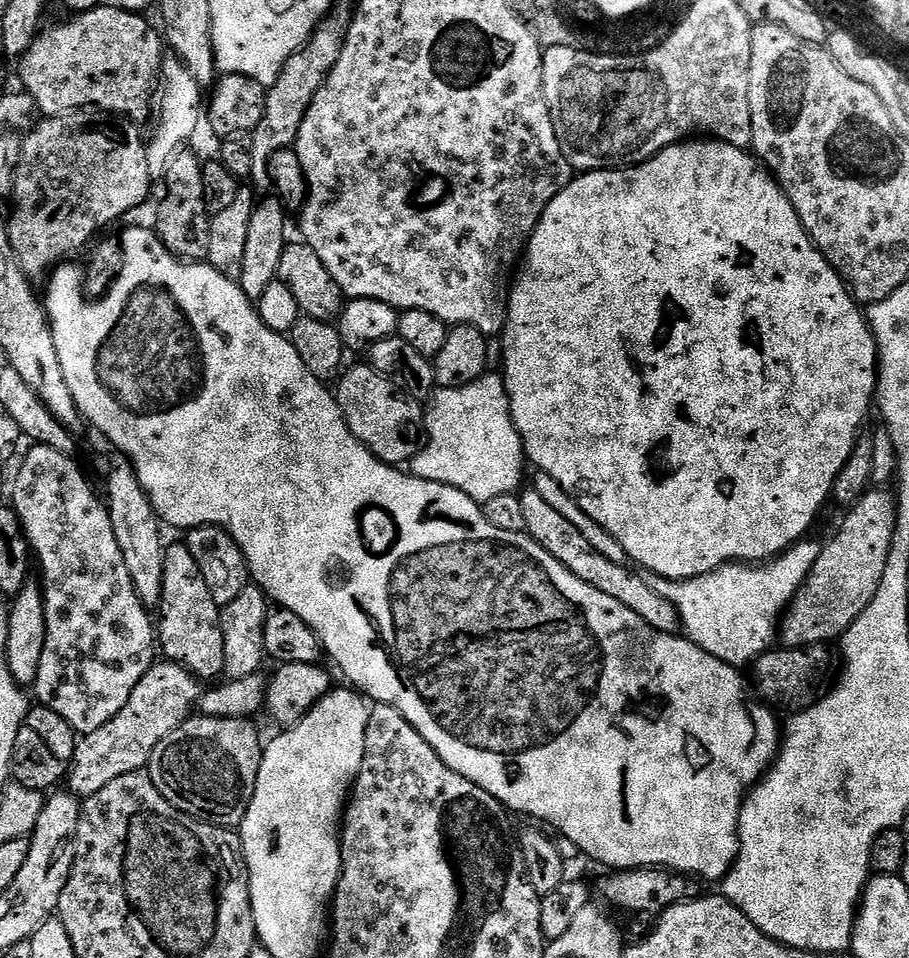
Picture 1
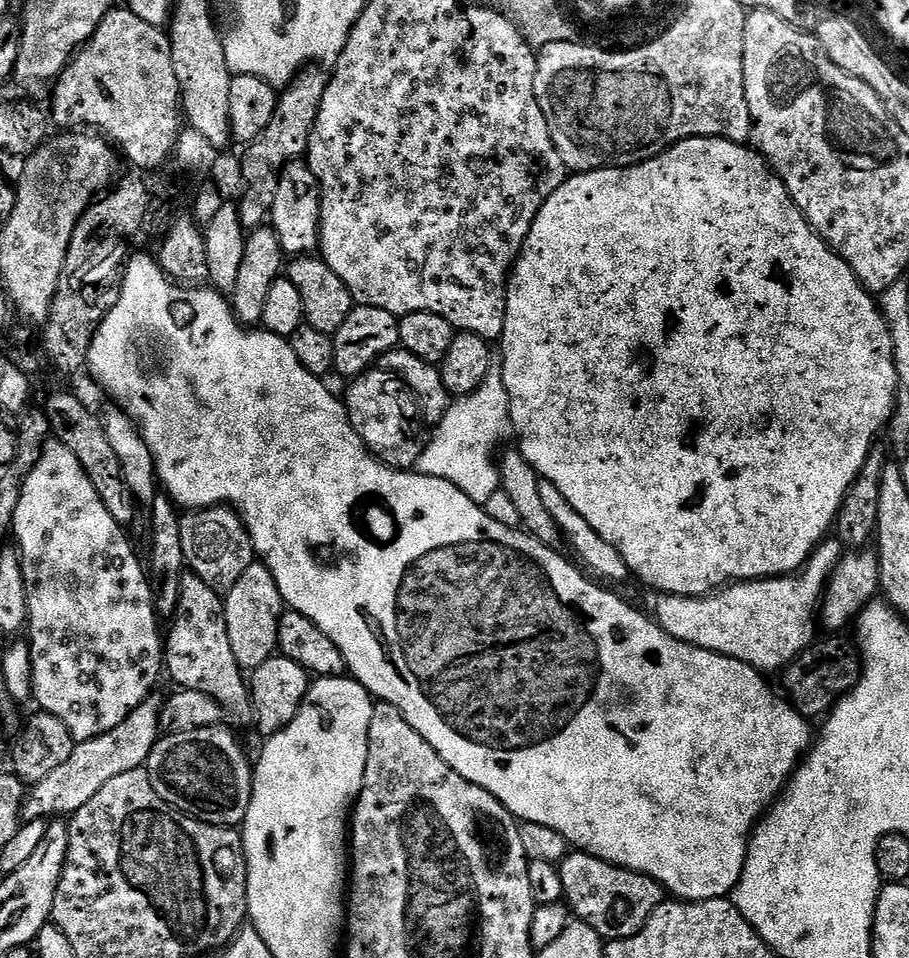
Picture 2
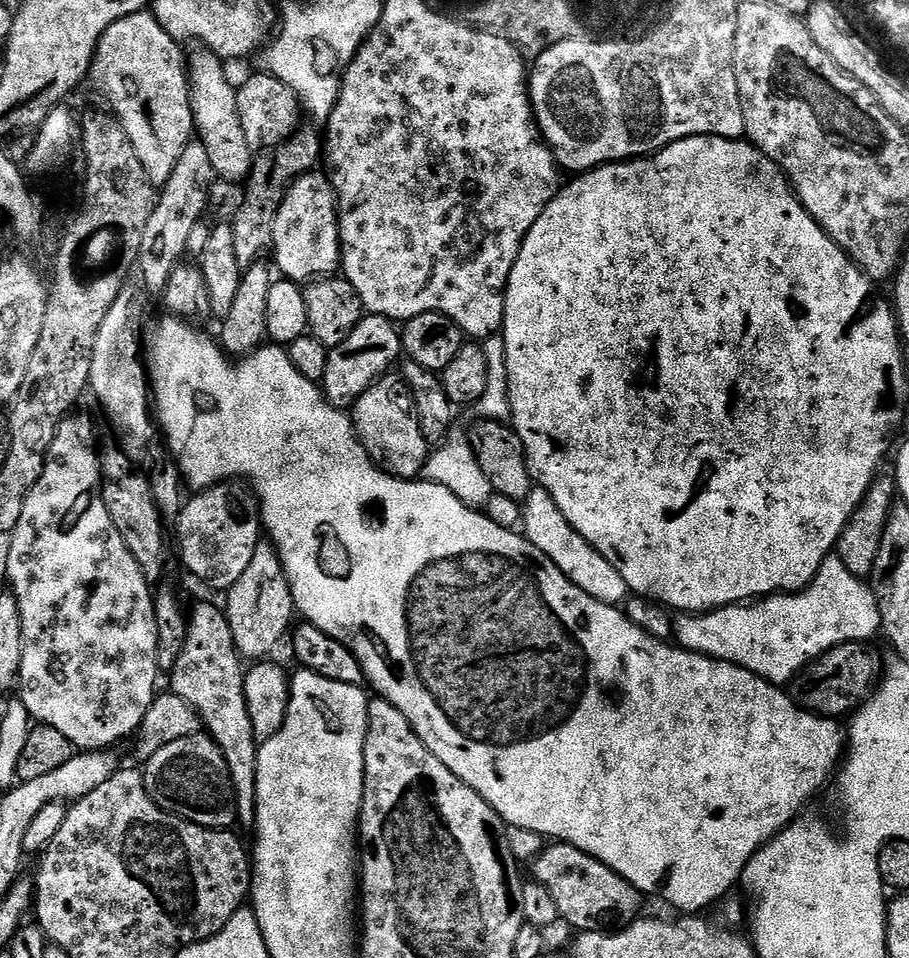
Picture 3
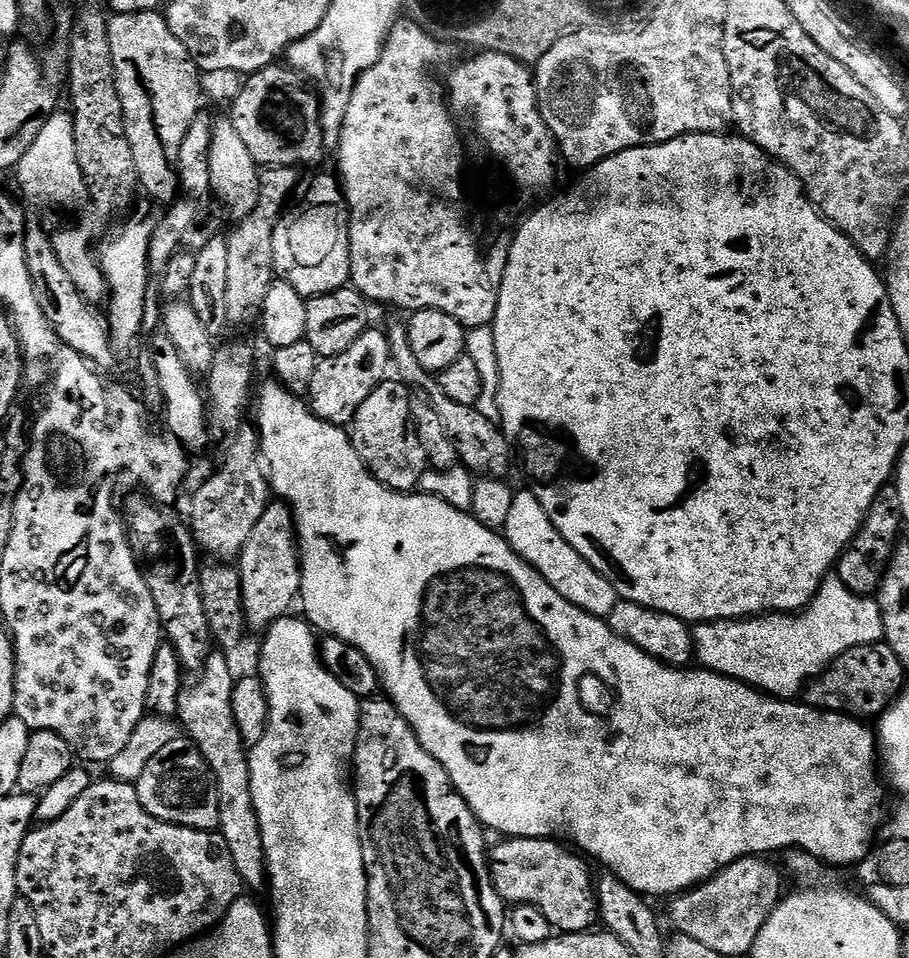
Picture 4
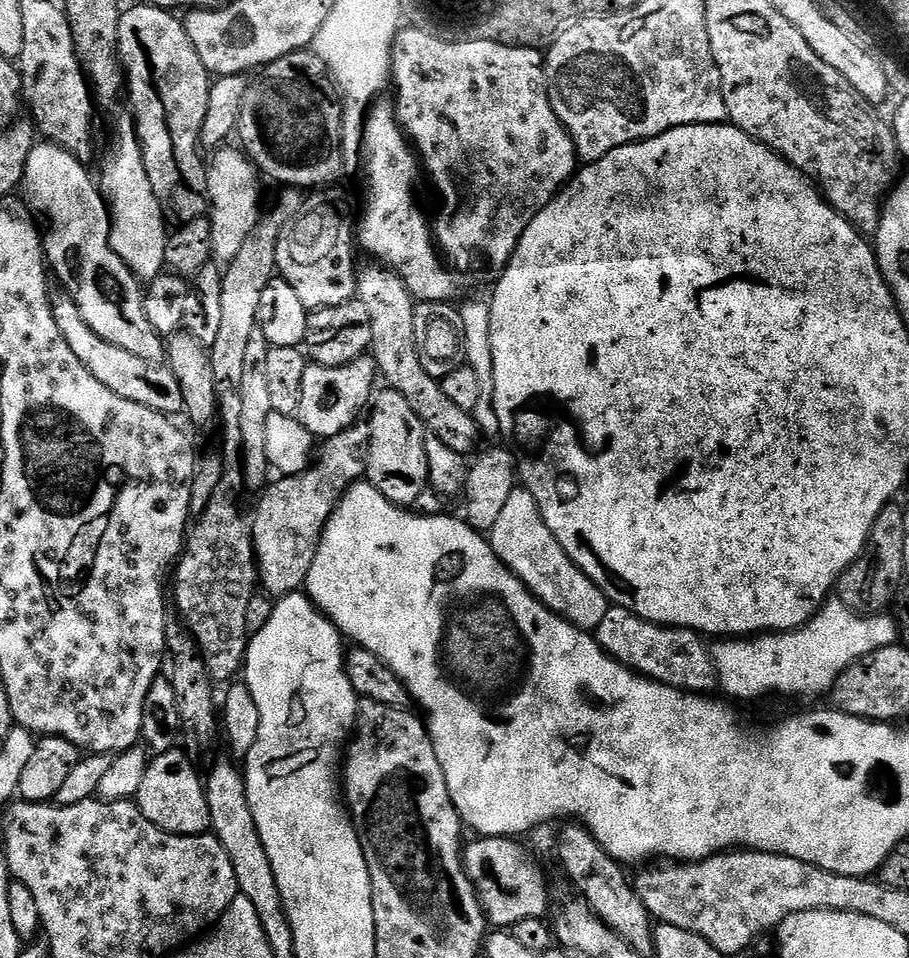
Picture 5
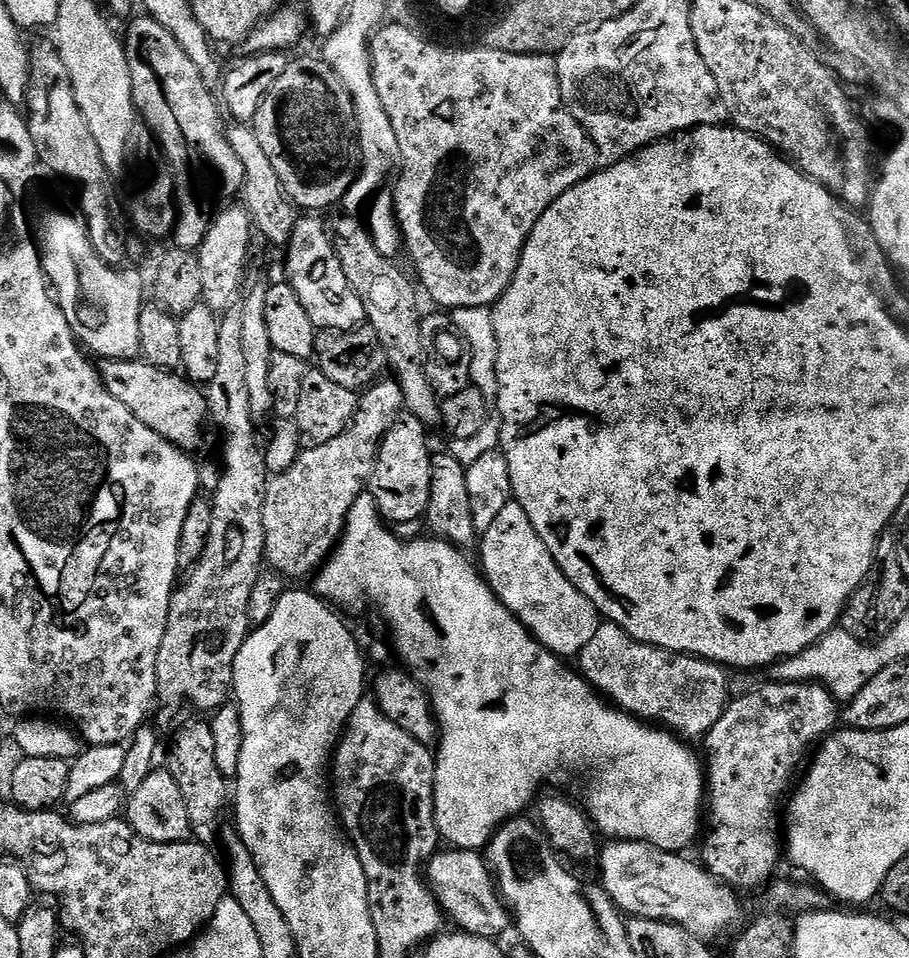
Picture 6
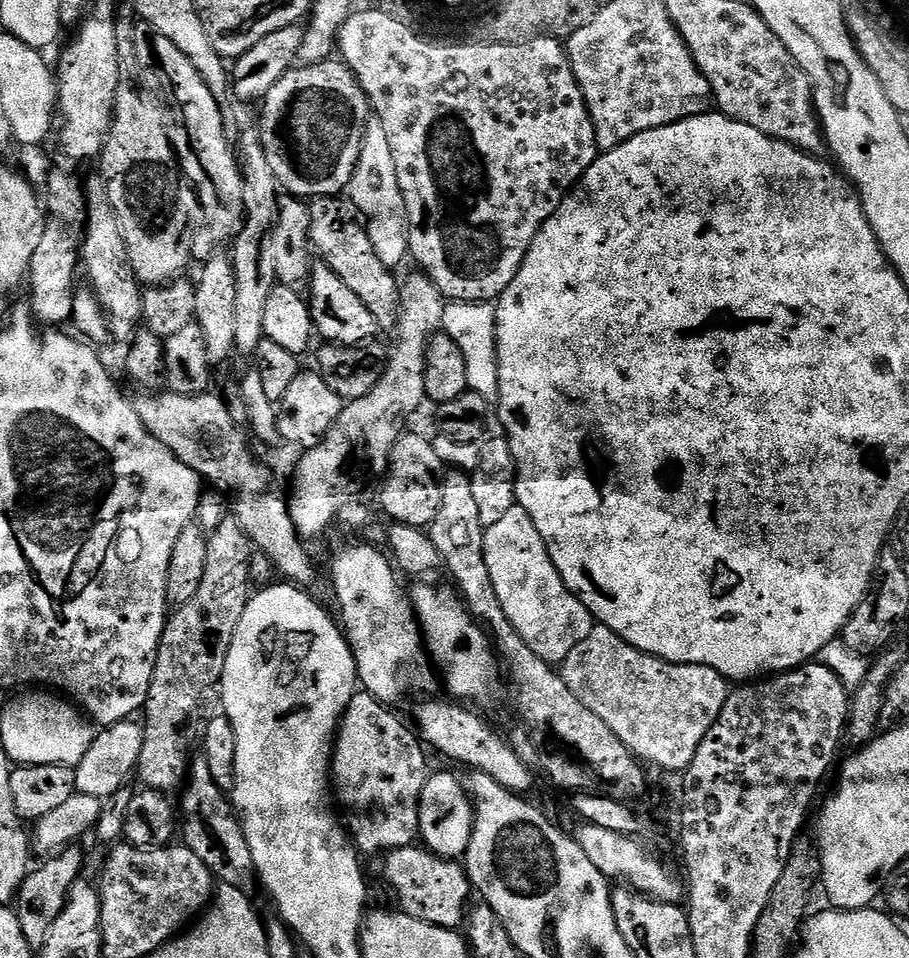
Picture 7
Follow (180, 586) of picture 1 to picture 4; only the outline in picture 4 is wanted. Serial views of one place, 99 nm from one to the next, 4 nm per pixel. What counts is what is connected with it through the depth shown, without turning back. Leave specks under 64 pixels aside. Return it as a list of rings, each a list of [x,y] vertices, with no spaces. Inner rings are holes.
[[[213,651],[206,666],[180,691],[176,716],[186,731],[187,739],[198,746],[202,758],[210,766],[216,778],[218,796],[220,798],[219,834],[226,838],[226,846],[230,846],[230,856],[238,866],[240,877],[249,889],[265,887],[268,880],[268,859],[264,853],[262,842],[262,826],[258,822],[258,810],[254,806],[254,794],[250,786],[249,749],[240,737],[238,722],[234,718],[234,686],[237,677],[232,676],[232,668],[228,665],[225,653]]]

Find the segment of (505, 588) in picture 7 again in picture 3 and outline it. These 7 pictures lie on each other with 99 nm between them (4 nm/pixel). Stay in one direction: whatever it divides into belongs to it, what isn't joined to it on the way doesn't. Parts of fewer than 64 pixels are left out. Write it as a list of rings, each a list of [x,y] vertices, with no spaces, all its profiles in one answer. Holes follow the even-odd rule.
[[[533,487],[522,501],[522,532],[550,562],[554,562],[554,566],[558,566],[558,570],[562,570],[562,574],[566,574],[571,584],[590,594],[590,598],[598,598],[598,602],[613,606],[623,605],[629,599],[622,574],[618,574],[618,570],[614,570],[614,566],[610,566],[610,562],[606,562],[606,558],[602,558],[602,554],[598,554],[598,550],[574,530],[574,526],[570,526],[570,522],[566,522],[562,510],[558,510],[546,489]]]

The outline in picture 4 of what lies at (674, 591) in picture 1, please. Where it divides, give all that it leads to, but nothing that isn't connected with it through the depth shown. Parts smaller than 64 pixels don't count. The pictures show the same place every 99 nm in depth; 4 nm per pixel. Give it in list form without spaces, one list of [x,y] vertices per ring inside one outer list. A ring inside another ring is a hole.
[[[829,574],[807,608],[795,614],[773,612],[742,620],[715,620],[692,628],[692,647],[699,667],[741,680],[765,696],[791,701],[803,693],[809,680],[820,676],[839,656],[846,654],[846,650],[879,644],[883,639],[882,614],[875,599],[854,595],[835,574]]]

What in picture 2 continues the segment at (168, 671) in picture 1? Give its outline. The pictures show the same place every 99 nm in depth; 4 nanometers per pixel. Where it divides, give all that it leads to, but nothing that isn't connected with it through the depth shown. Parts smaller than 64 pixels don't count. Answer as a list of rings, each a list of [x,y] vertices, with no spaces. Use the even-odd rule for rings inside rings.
[[[149,698],[125,718],[121,724],[114,726],[106,734],[98,738],[79,741],[73,747],[70,758],[62,762],[62,766],[50,770],[42,782],[31,785],[24,797],[24,820],[42,820],[45,818],[64,818],[73,812],[82,810],[106,782],[118,778],[118,774],[126,774],[126,770],[145,767],[148,756],[156,741],[161,739],[160,730],[161,701]]]

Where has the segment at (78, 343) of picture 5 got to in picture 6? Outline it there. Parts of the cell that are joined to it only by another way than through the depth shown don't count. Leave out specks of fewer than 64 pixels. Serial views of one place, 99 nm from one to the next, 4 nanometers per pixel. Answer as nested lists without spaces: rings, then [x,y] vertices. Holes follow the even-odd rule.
[[[101,359],[98,371],[106,390],[114,394],[114,398],[118,398],[118,402],[122,402],[122,406],[126,406],[126,410],[130,410],[130,414],[138,418],[138,422],[146,422],[150,430],[162,434],[162,438],[166,438],[176,448],[189,454],[195,453],[195,448],[204,440],[204,423],[207,425],[210,420],[207,395],[197,385],[175,371],[155,368],[145,362],[129,362],[125,359]]]

